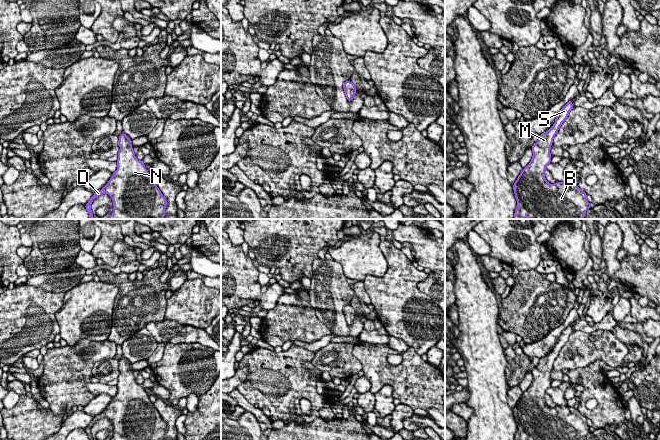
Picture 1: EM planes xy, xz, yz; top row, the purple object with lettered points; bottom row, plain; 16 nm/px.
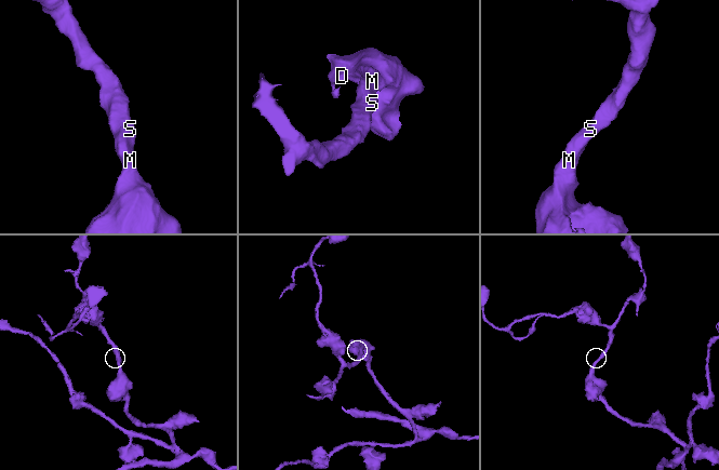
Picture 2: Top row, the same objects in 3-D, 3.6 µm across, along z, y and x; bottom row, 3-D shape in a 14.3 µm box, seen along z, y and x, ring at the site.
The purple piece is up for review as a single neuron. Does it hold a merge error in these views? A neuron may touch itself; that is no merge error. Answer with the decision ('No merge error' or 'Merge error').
No merge error

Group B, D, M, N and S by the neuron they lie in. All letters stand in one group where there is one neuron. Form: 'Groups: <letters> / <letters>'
Groups: B D M N S

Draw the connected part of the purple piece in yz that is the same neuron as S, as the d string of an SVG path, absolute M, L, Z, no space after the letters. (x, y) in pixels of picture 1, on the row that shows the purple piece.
M570 100L557 114L555 123L546 132L539 135L539 139L533 144L531 150L533 152L530 163L523 168L520 175L513 185L515 198L517 200L517 207L514 213L513 219L583 219L586 211L592 206L587 200L587 194L583 192L578 185L574 183L556 182L550 184L545 178L546 166L551 163L550 149L553 143L553 139L557 134L562 123L567 119L569 112L574 108L572 100Z

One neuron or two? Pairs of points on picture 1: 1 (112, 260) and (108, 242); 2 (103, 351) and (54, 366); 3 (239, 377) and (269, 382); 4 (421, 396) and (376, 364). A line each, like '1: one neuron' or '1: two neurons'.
1: one neuron
2: one neuron
3: two neurons
4: one neuron

